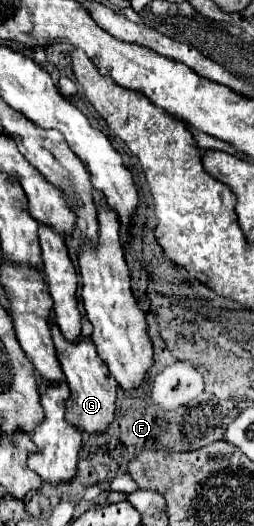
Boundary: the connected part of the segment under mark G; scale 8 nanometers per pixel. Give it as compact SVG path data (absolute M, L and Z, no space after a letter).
M51 324L53 342L57 348L57 358L61 362L61 368L67 376L67 384L71 388L71 398L67 400L67 414L65 420L73 424L77 430L87 434L103 434L109 430L113 416L115 416L115 398L117 398L117 382L111 376L105 362L95 352L95 346L89 338L79 338L77 344L63 338L59 328Z

